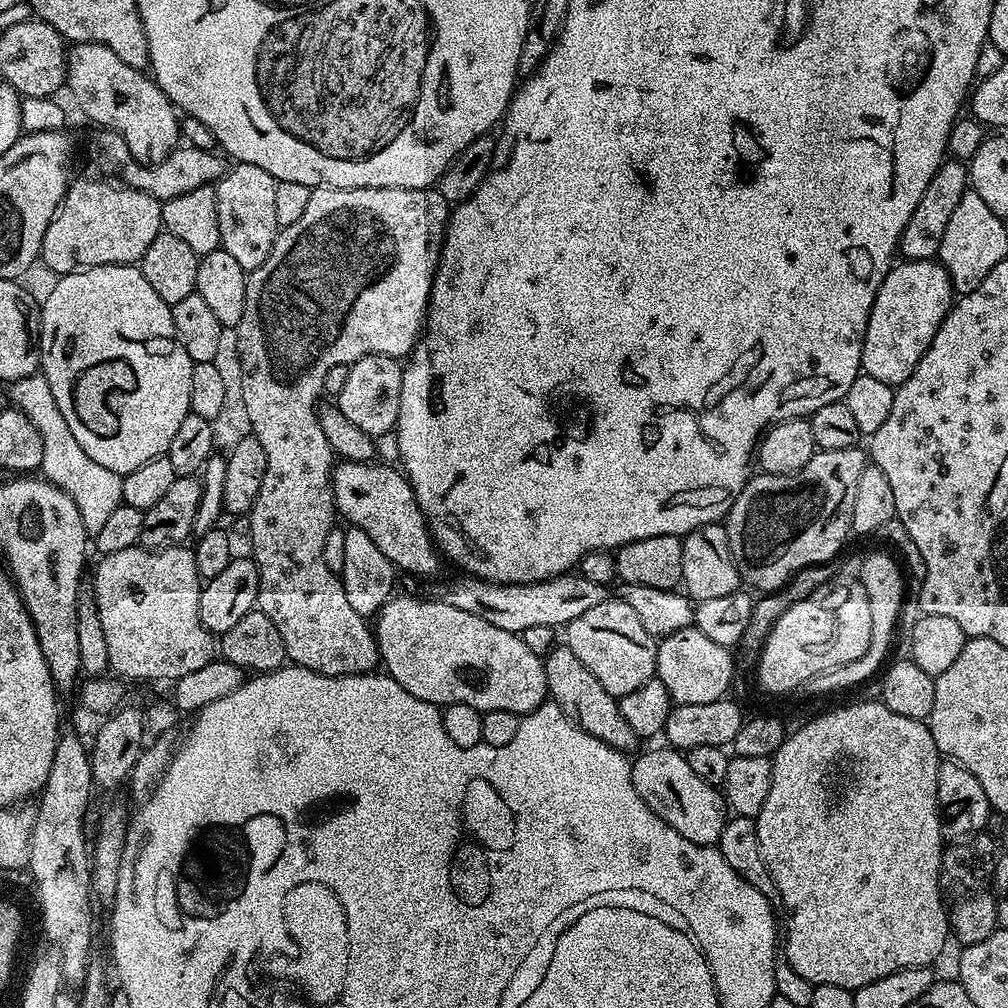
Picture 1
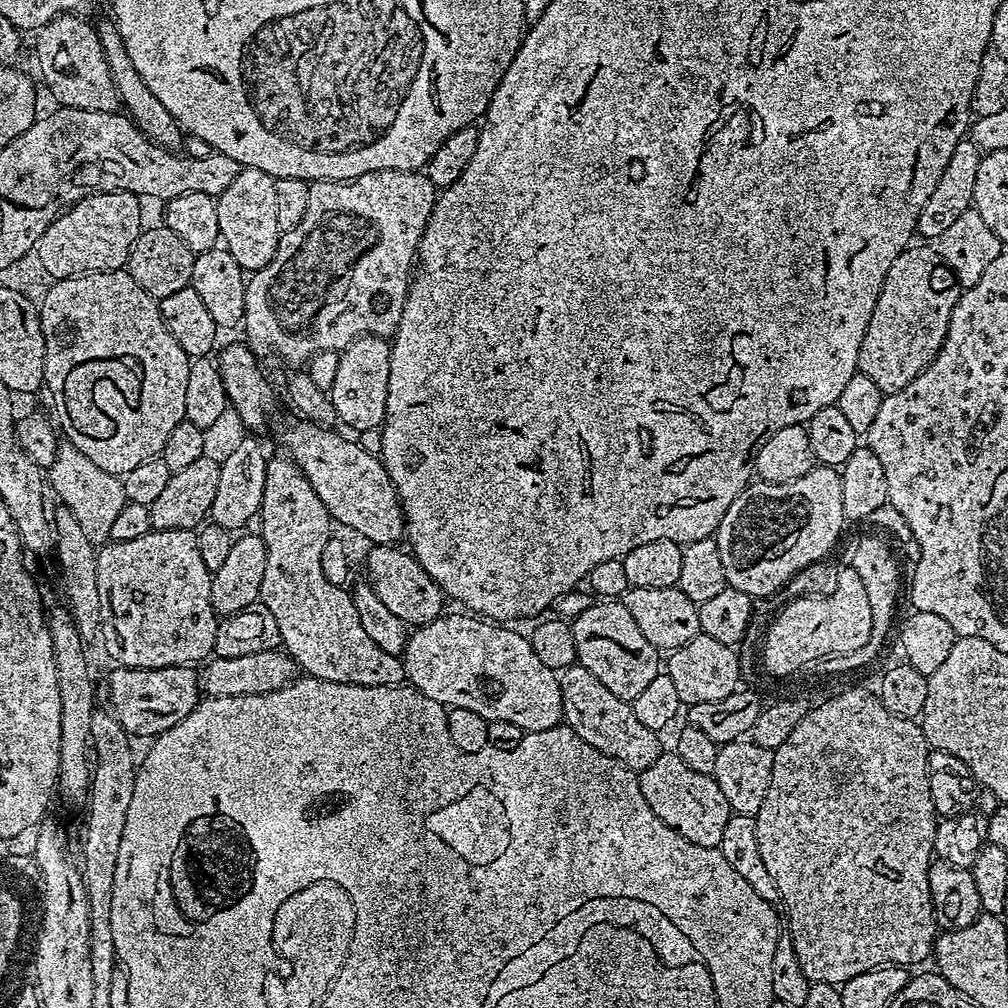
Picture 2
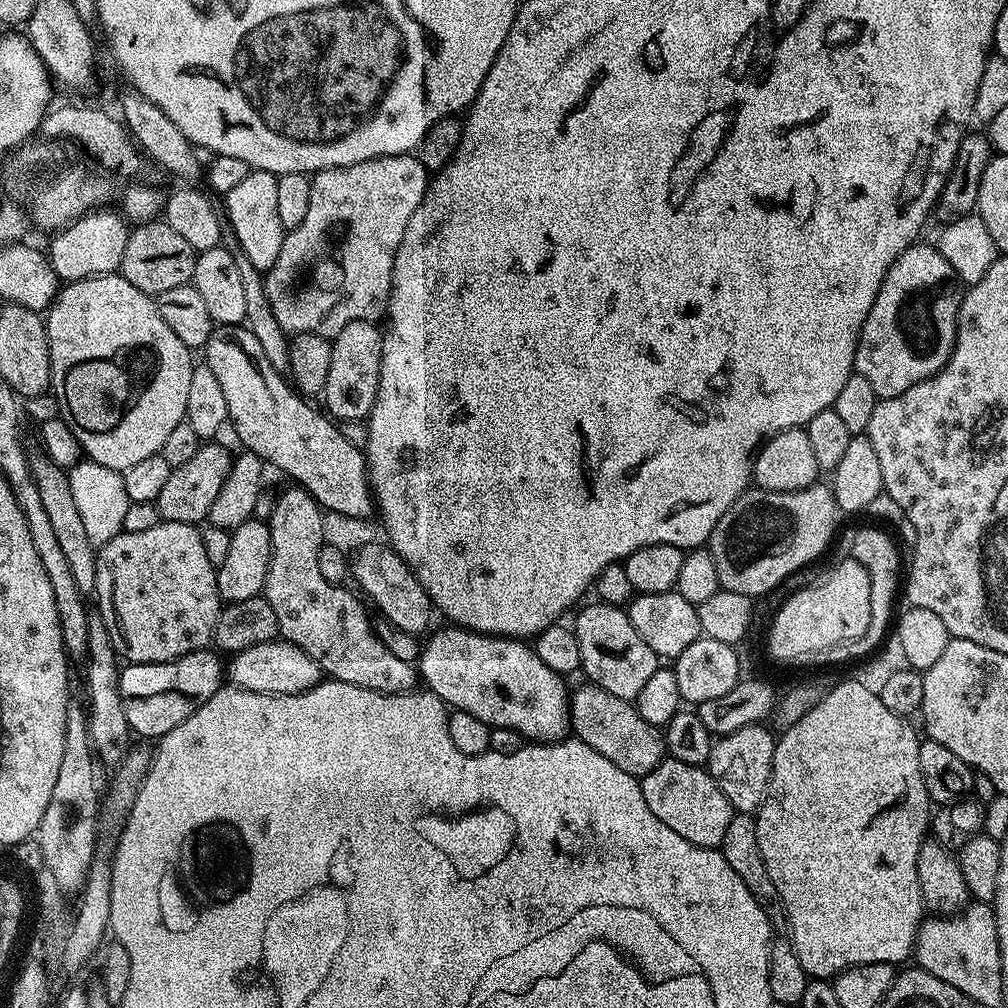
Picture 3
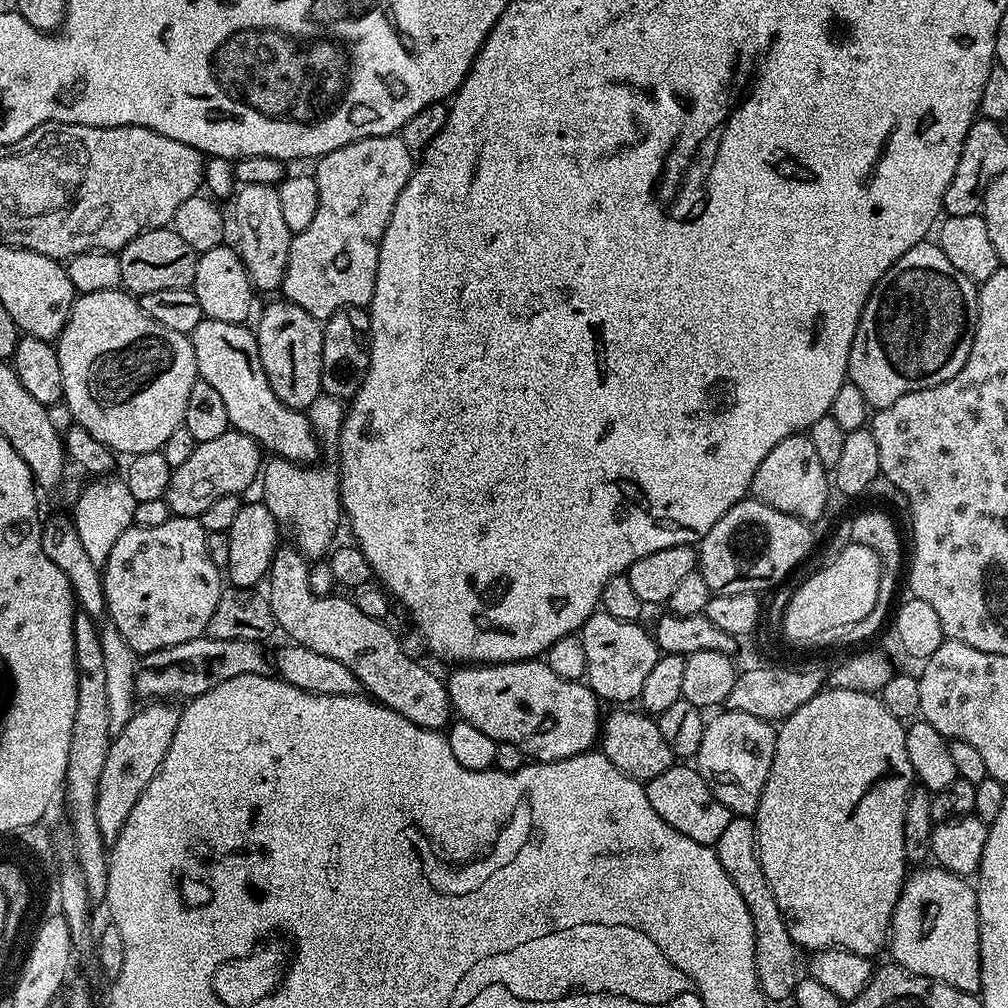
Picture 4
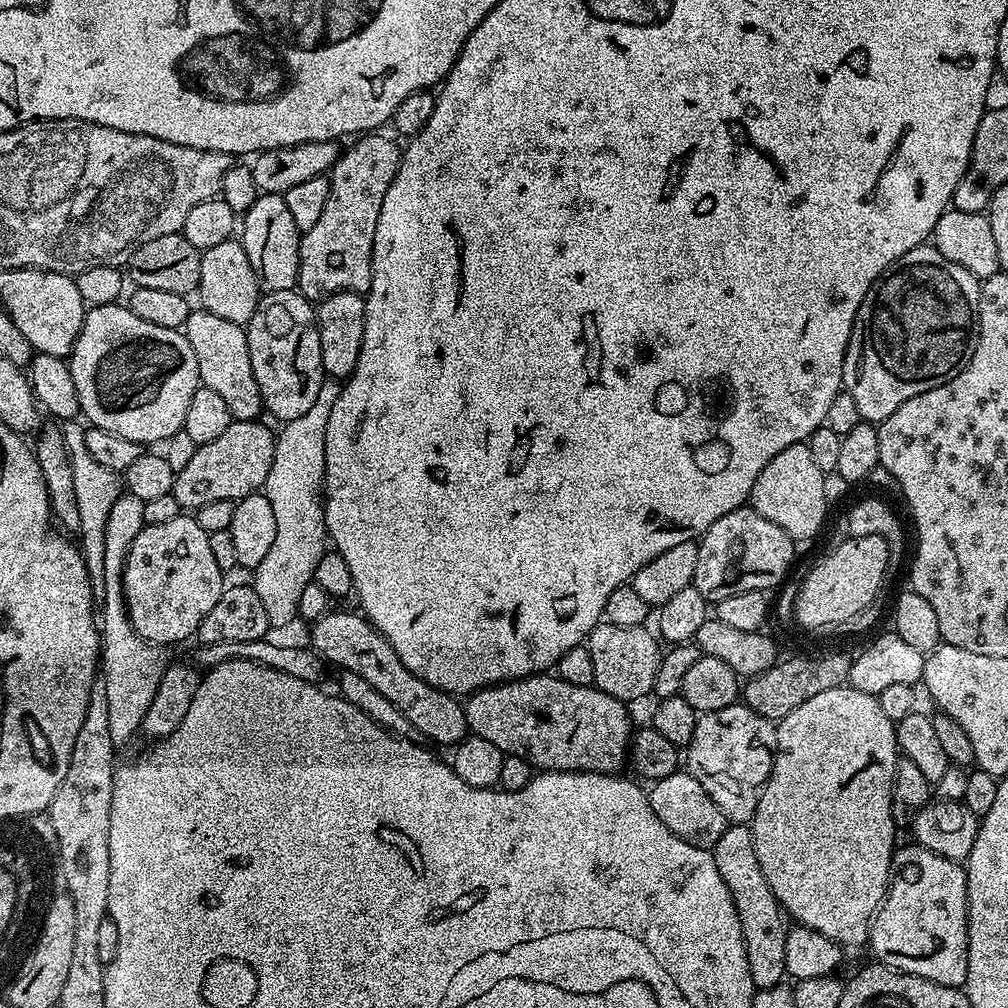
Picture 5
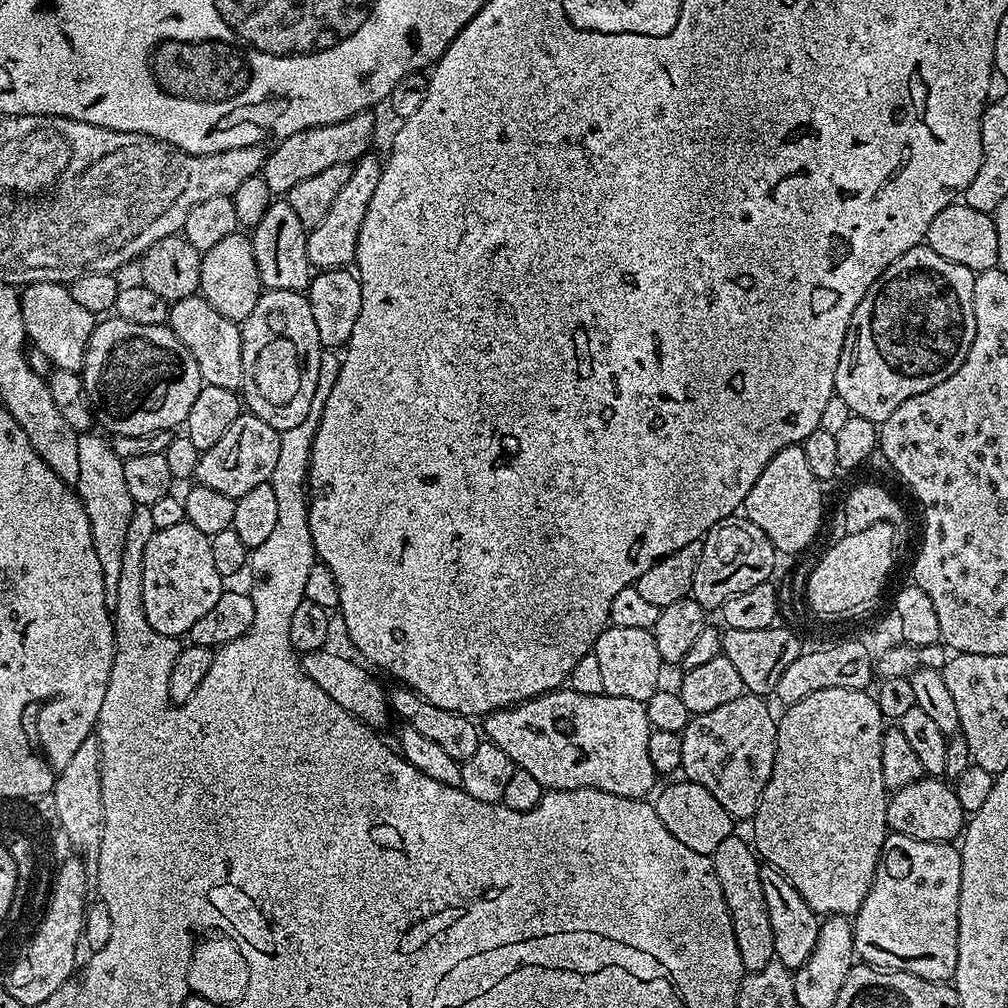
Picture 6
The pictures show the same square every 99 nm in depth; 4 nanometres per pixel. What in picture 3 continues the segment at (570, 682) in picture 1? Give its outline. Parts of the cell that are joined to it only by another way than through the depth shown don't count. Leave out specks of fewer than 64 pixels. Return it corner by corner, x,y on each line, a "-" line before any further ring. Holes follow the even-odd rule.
584,682
570,696
570,728
575,739
581,740
590,750
598,750
602,758
610,758
618,770
642,778
650,774
666,759
666,749
661,729
655,728
642,714
638,714
635,703
623,700
606,690

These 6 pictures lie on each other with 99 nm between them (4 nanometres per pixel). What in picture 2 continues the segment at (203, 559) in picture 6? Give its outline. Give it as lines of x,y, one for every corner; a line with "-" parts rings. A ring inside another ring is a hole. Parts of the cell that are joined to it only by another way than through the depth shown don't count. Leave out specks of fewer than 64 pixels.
193,529
153,530
130,542
111,541
97,551
98,594
102,601
100,636
104,648
121,668
165,668
199,665
214,652
218,617
210,590
212,572
206,570

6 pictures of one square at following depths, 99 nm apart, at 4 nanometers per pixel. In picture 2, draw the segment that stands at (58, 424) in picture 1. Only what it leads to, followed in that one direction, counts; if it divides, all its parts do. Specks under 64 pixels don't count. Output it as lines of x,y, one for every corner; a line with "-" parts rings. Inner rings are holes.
64,442
61,443
52,467
47,469
46,480
51,491
52,488
56,491
56,496
60,499
59,503
69,508
74,518
78,518
86,538
90,538
90,542
94,542
97,546
109,543
110,529
117,521
122,506
128,503
123,479
94,466
94,462
90,462
90,458
82,454
82,450

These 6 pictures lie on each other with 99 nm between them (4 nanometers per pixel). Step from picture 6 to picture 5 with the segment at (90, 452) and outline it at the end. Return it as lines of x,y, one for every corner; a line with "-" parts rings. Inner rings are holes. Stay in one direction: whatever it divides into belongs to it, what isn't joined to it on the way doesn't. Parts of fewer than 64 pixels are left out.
74,419
63,421
60,433
66,442
70,470
74,474
74,498
78,501
78,522
80,523
78,547
84,554
88,577
92,579
93,585
100,586
104,582
102,554
104,553
106,518
110,518
110,510
122,494
122,476
121,473
114,470
106,470
106,466
98,463
90,454
90,450
86,450
84,430
85,425
79,419

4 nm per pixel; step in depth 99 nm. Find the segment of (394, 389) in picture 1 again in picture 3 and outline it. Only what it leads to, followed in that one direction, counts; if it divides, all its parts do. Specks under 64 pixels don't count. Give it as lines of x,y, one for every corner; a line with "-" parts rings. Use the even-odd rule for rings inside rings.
355,320
342,326
337,336
331,337
330,370
326,374
322,401
324,400
323,407
327,415
337,421
363,421
374,406
374,398
378,394
384,341
381,329
376,327
377,325
371,320

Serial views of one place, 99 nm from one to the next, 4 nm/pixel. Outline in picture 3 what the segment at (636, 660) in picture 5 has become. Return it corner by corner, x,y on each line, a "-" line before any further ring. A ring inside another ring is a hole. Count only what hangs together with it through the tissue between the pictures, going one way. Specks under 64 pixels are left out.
603,602
595,603
585,603
575,613
577,616
574,627
578,646
582,650
580,666
583,675
588,675
589,677
585,677
595,687
623,700
635,701
638,690
642,690
642,685
649,680
650,674
654,674
658,666
658,658
654,650
650,650
650,646
642,642
638,630
634,630
634,625
630,623
628,613
623,607

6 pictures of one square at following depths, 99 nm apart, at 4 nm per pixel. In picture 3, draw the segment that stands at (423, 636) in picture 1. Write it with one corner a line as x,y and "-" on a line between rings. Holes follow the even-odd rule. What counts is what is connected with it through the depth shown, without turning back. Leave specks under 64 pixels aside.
447,626
441,632
433,631
427,637
426,643
423,645
419,661
418,672
428,683
427,691
431,695
437,696
439,700
443,700
445,705
451,706
455,711
465,712
466,714
474,714
474,718
478,718
478,722
486,722
489,728
505,728
506,730
514,730
519,736
523,736
525,741
535,742
537,744
554,744
569,735
570,732
570,688
567,688
565,677
558,675
554,670
550,670
550,666
542,666
542,658
538,658
538,654
531,647
528,648
523,639
520,638
499,638
486,636
483,633
473,633
459,626

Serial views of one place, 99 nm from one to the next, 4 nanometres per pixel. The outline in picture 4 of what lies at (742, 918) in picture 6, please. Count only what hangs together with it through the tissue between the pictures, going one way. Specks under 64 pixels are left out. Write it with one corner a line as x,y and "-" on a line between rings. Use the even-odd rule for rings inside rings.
733,815
730,826
726,826
722,838
718,838
714,847
718,854
718,862
722,862
722,870
730,874
730,882
738,886
742,902
746,902
746,910
750,910
750,918
754,918
754,962
758,986
765,1001
791,1001
802,979
802,960
800,964
799,958
796,957
796,943
790,938
790,930
786,930
786,922
778,910
778,902
774,902
774,894
766,882
766,874
762,874
762,866
756,853
755,819

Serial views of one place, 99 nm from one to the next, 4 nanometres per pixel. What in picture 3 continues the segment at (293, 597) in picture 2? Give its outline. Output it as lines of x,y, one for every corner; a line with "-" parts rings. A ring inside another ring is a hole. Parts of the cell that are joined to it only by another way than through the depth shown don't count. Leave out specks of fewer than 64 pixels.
299,486
293,489
277,500
272,517
266,520
272,557
262,595
270,602
274,618
278,618
280,636
306,650
306,654
318,662
321,673
333,681
357,684
385,696
411,693
416,680
418,684
417,665
402,661
387,649
377,629
372,629
368,621
365,601
355,591
347,592
347,587
328,584
319,573
318,550
325,544
323,522
326,518
312,495

